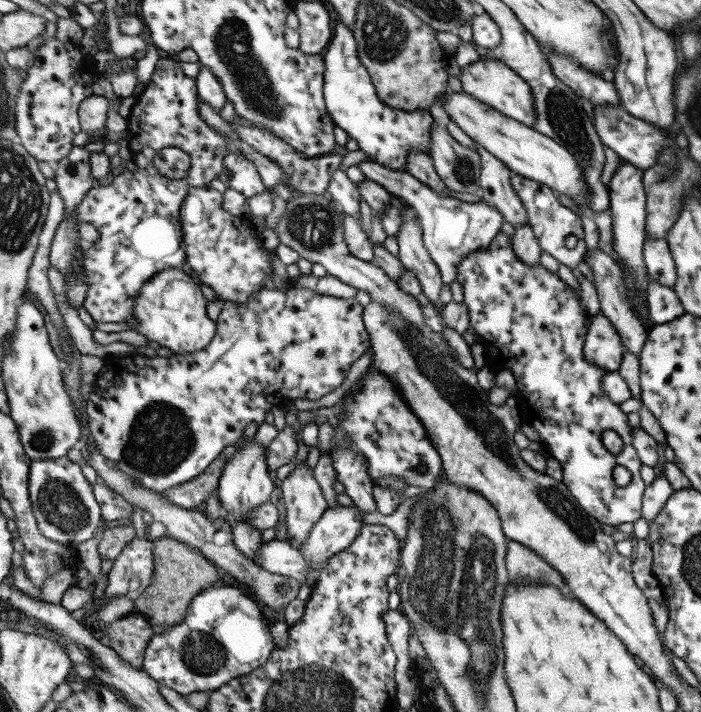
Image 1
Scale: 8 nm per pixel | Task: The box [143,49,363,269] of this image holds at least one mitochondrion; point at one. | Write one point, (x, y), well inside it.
(312, 225)

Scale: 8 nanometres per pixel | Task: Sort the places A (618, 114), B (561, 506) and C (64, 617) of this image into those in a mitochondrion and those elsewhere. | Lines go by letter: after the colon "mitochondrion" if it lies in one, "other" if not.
A: other
B: mitochondrion
C: other

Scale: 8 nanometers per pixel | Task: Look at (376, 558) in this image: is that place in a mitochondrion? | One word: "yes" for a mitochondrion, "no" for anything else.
no

